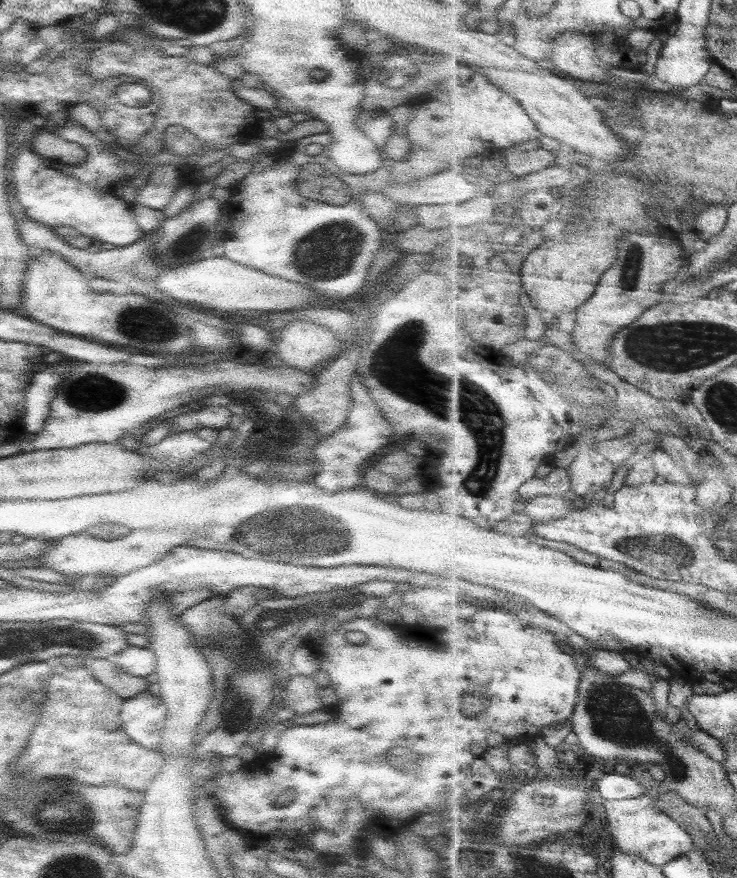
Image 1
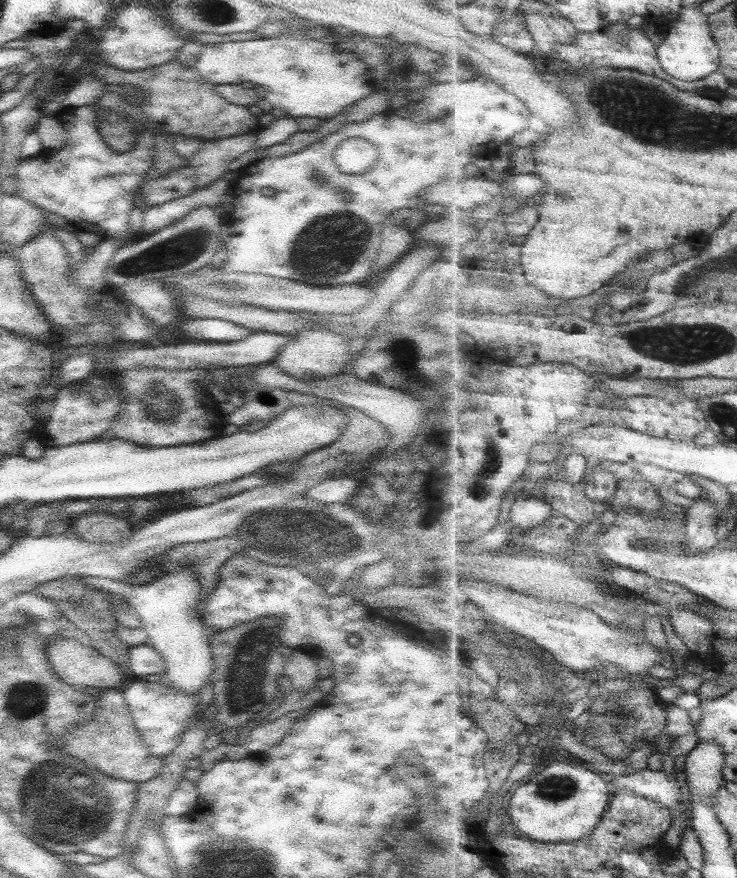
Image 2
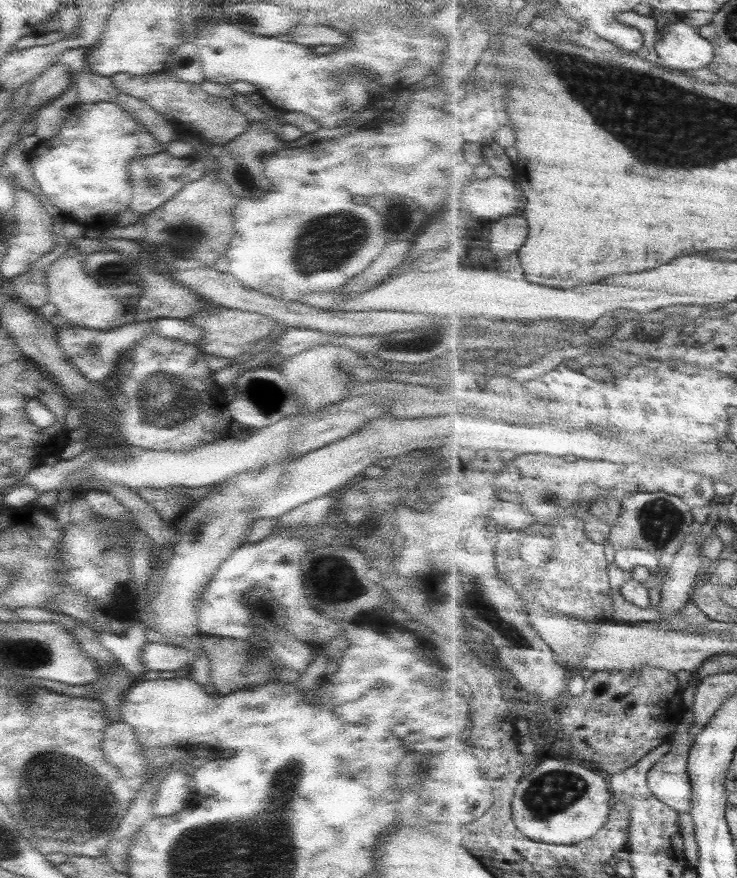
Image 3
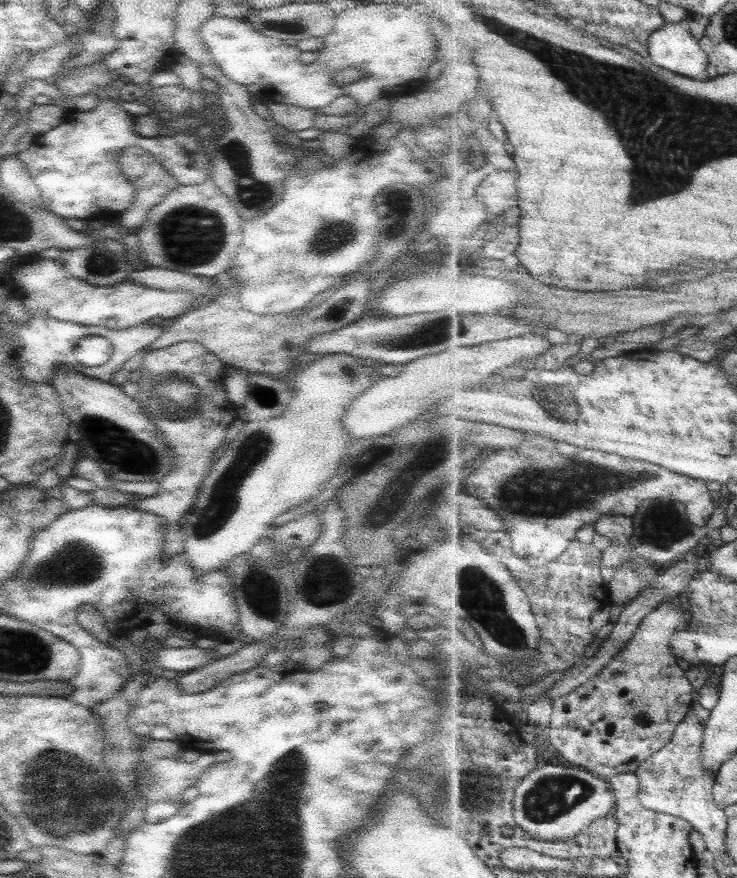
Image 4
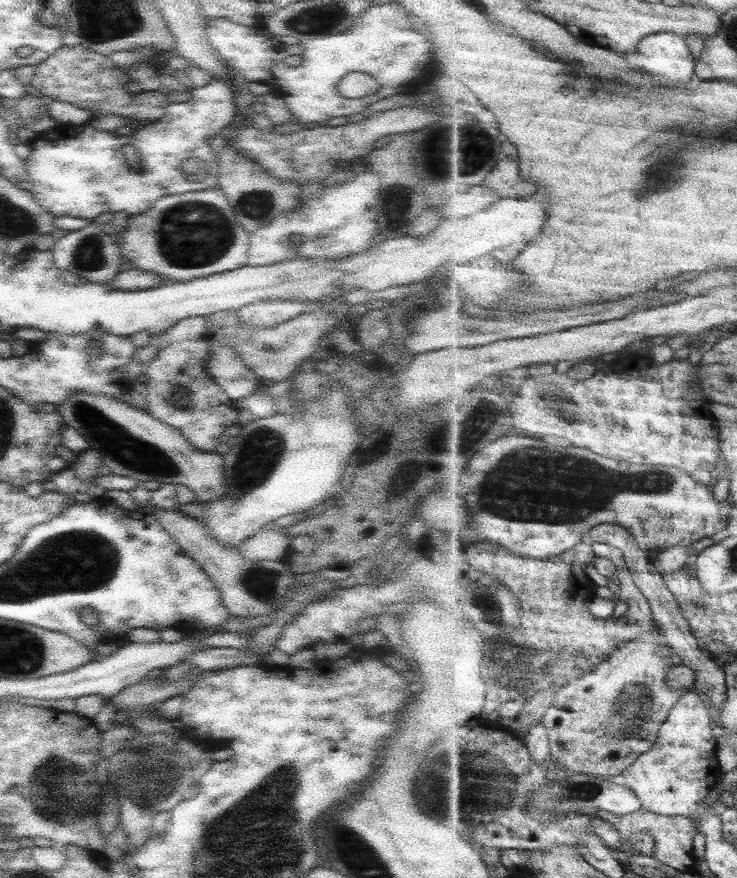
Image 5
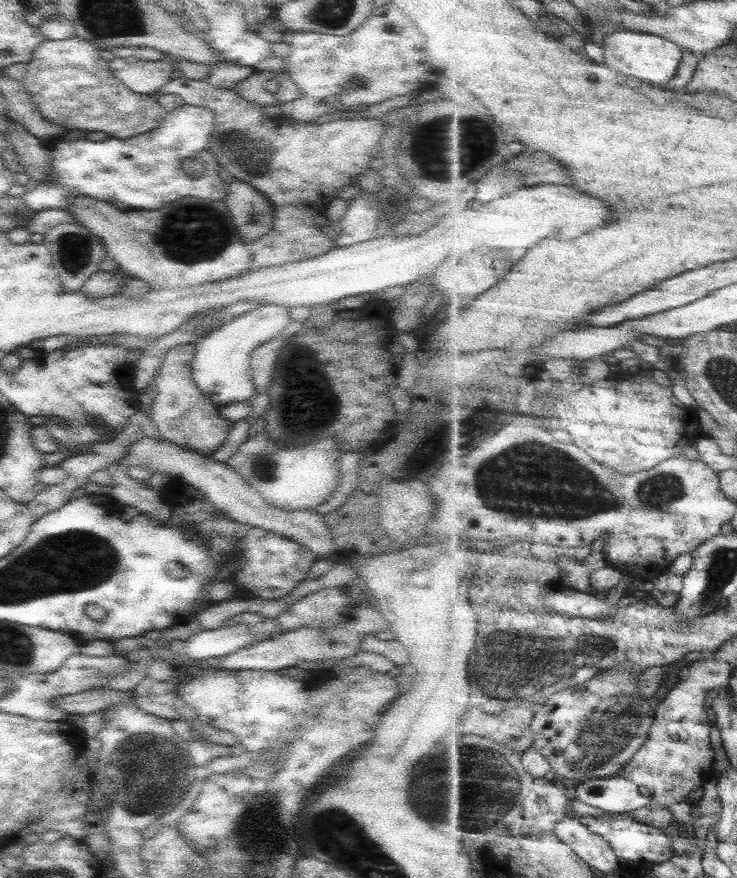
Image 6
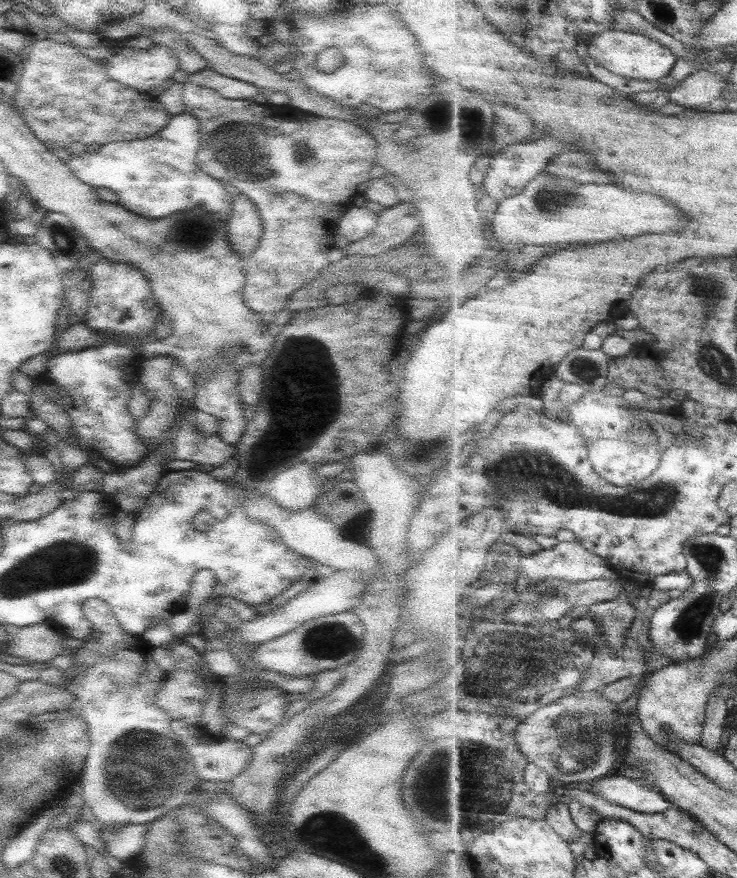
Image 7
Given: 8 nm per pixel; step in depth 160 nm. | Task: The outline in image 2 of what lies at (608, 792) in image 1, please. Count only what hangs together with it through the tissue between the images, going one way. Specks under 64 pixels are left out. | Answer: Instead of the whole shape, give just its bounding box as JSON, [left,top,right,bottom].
[610,769,683,807]

